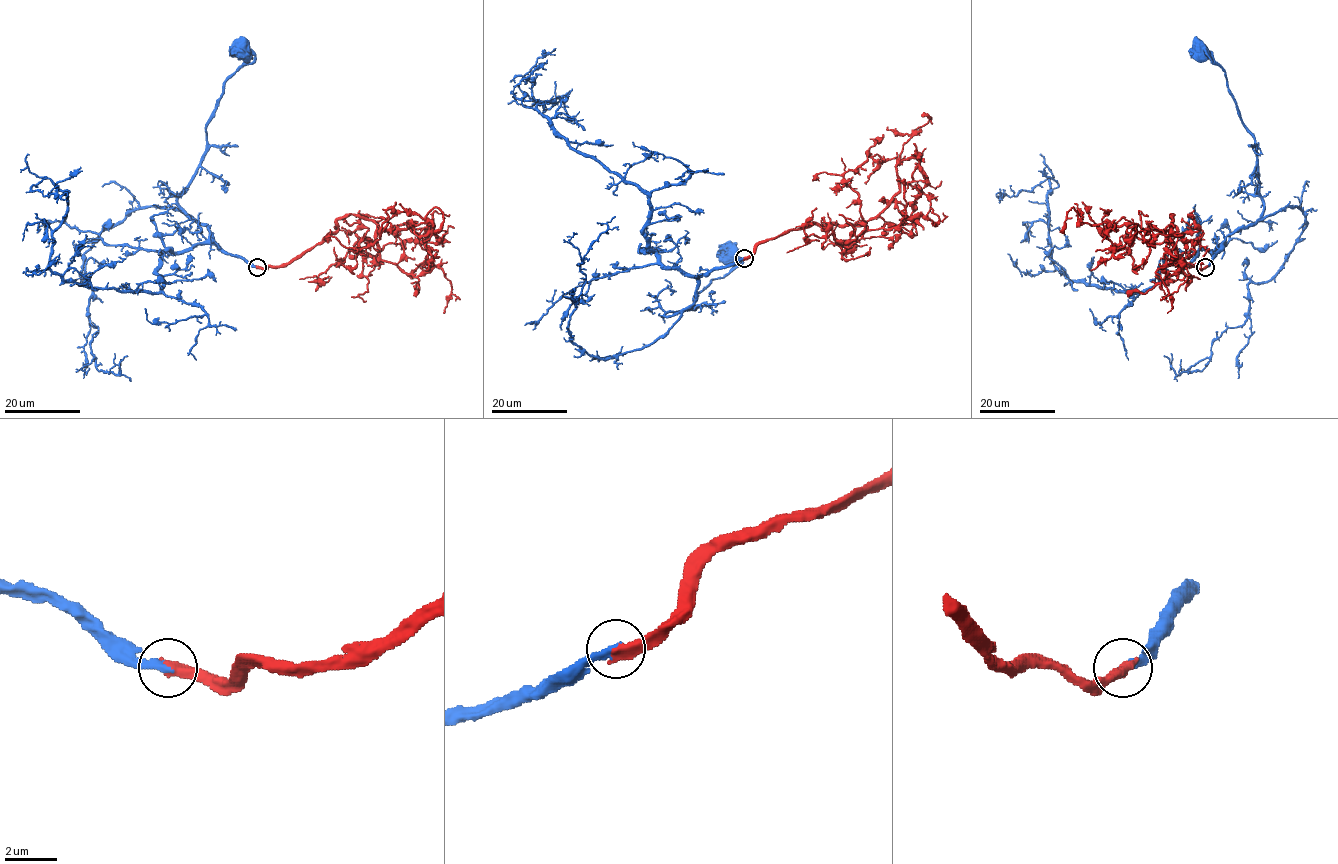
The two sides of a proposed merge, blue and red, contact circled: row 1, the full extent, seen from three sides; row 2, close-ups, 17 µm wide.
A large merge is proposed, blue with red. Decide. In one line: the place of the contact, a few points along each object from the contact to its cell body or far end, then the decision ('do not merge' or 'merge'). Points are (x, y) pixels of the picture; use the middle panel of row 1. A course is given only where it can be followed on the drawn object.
at (744, 258); blue runs (744, 258), (703, 273), (696, 300), (665, 315), (693, 308), (694, 297), (730, 271), (734, 263), (729, 249); red runs (744, 258), (791, 230), (874, 218), (899, 189), (896, 164), (914, 131), (930, 118), (921, 116); merge

